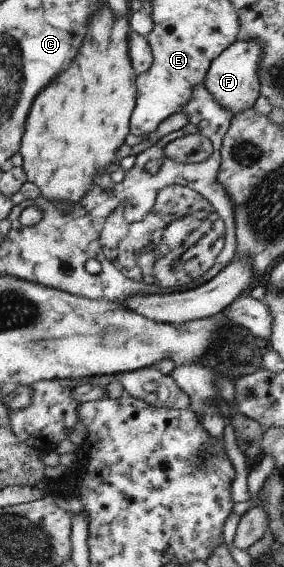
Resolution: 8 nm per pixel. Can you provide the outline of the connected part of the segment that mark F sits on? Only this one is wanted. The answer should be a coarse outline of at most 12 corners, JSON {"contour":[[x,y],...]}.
{"contour":[[234,41],[202,84],[234,116],[258,99],[259,45]]}

